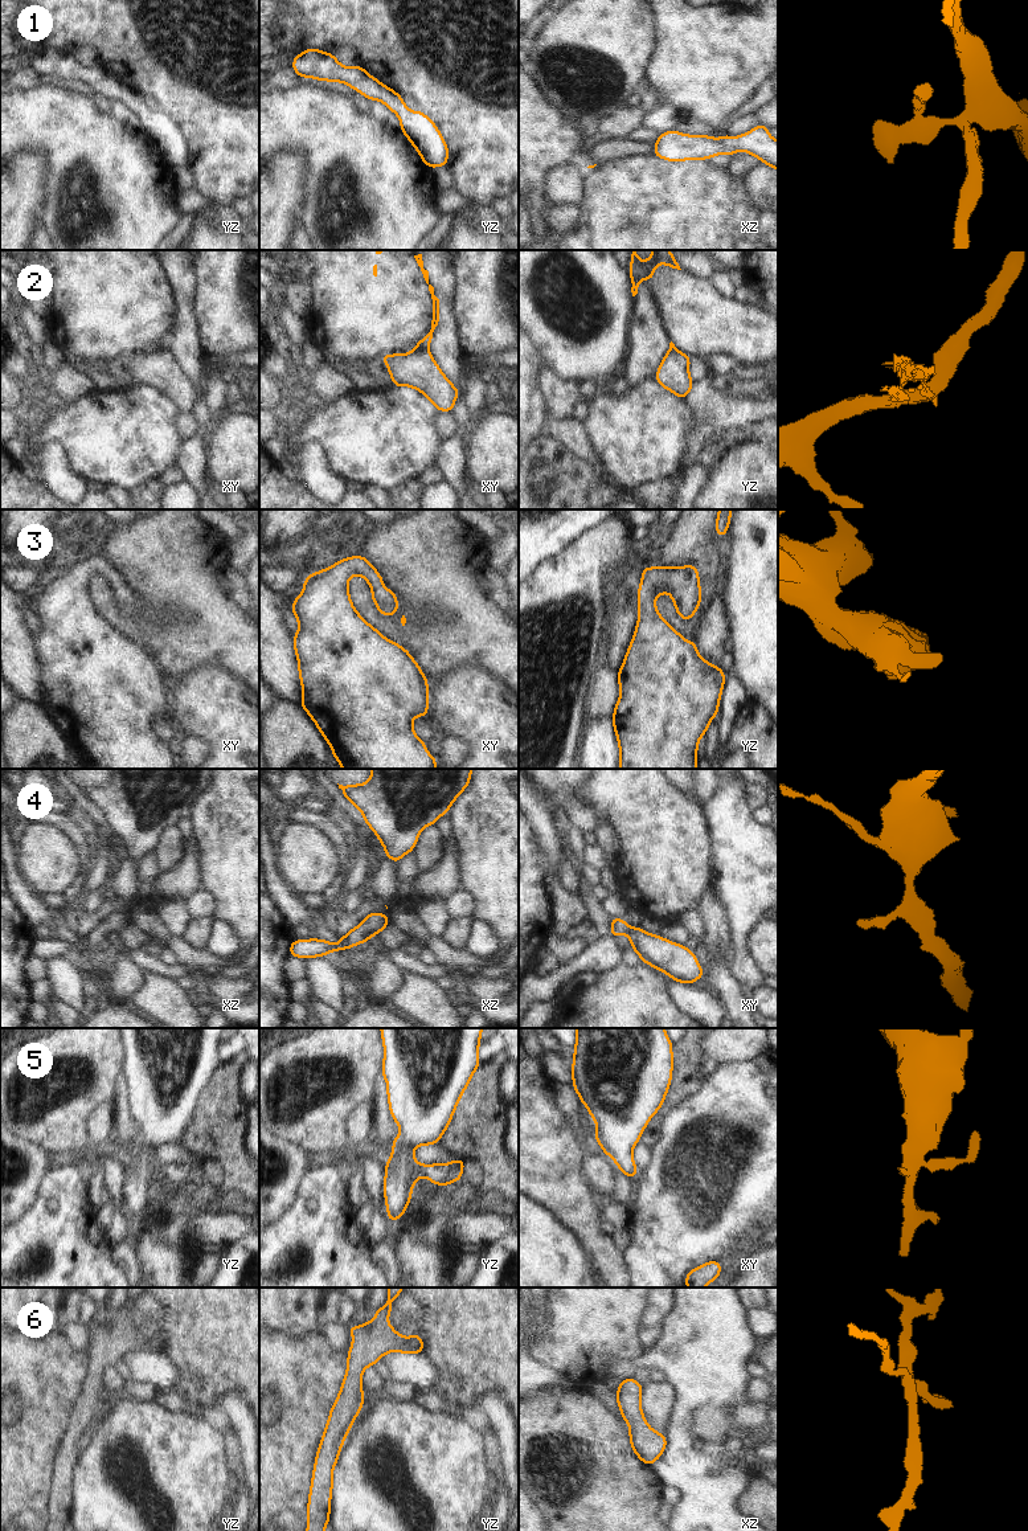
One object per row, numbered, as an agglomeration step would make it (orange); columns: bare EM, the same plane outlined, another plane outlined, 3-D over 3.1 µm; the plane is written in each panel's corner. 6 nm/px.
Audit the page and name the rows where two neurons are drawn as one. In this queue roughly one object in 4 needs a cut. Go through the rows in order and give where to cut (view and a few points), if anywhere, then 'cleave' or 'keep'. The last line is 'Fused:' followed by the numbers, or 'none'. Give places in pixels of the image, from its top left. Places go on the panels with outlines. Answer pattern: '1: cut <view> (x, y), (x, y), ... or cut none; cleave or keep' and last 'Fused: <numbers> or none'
1: cut none; keep
2: cut xy (426, 348), (417, 348), (414, 351); cleave
3: cut none; keep
4: cut none; keep
5: cut none; keep
6: cut none; keep
Fused: 2

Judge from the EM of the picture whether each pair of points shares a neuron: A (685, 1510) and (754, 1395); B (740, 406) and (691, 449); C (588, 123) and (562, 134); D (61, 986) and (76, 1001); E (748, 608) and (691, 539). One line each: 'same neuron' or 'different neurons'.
A: different neurons
B: same neuron
C: different neurons
D: same neuron
E: different neurons

